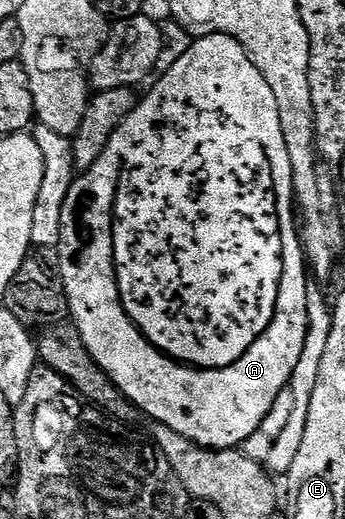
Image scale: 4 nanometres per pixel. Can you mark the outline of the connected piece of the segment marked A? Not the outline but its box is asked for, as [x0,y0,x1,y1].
[60,32,310,450]

